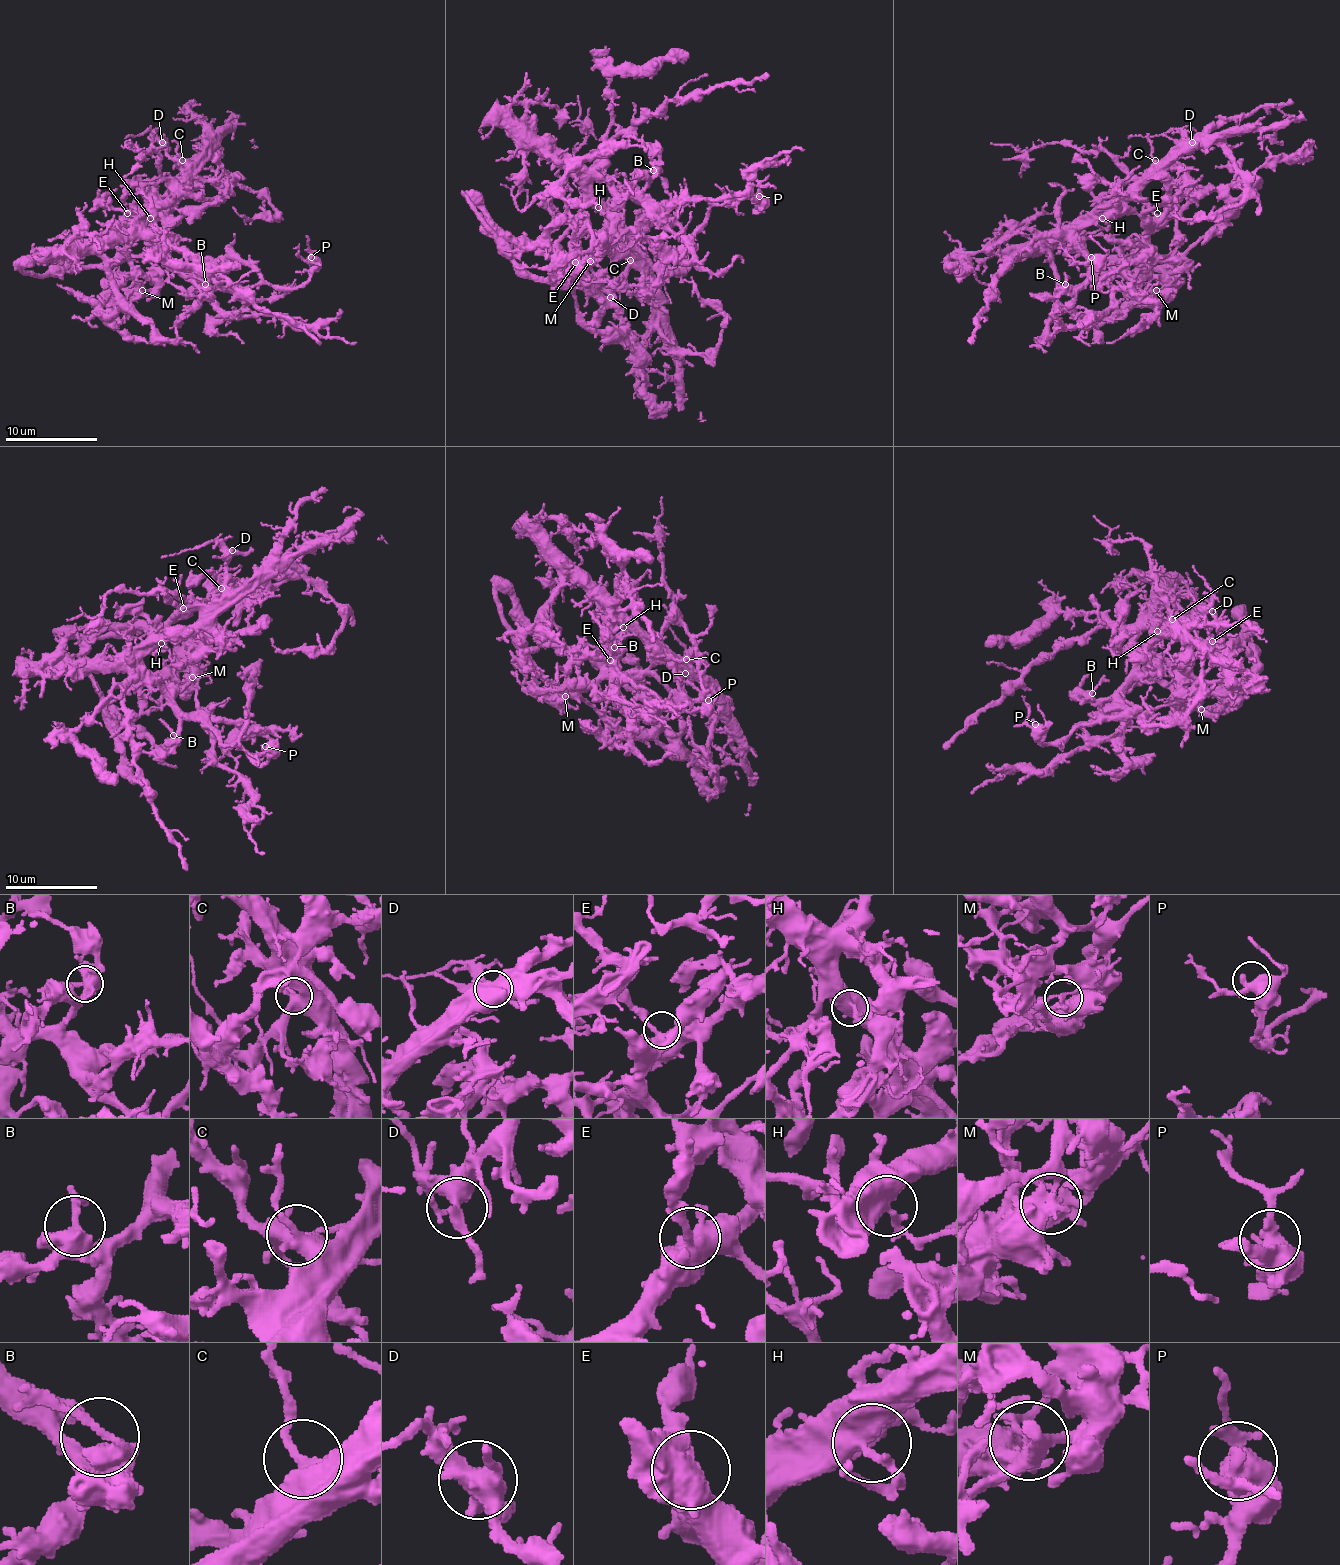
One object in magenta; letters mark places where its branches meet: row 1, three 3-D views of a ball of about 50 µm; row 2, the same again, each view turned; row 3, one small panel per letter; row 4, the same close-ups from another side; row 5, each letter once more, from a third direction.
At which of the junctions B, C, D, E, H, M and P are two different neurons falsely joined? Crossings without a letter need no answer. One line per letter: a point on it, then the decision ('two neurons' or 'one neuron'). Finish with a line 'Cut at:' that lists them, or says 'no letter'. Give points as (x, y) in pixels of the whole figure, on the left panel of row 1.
B: (205, 284) | one neuron
C: (182, 160) | one neuron
D: (162, 142) | one neuron
E: (127, 213) | one neuron
H: (150, 218) | one neuron
M: (142, 290) | two neurons
P: (311, 257) | one neuron
Cut at: M

